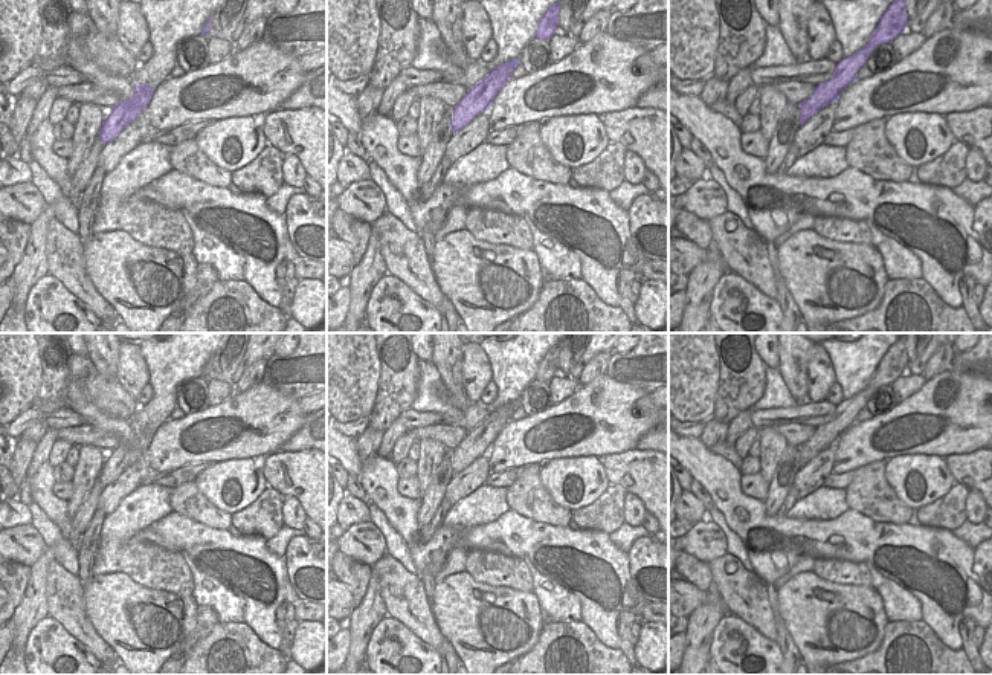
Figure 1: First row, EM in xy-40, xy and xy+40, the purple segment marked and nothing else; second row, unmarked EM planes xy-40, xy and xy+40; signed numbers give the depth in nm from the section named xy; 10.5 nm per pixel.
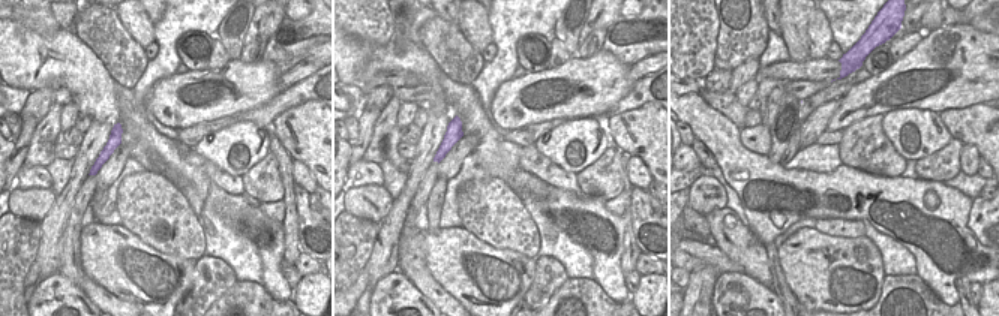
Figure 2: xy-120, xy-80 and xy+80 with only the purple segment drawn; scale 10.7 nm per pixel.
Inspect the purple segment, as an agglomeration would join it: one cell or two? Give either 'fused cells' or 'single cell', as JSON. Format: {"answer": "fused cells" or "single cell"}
{"answer": "fused cells"}

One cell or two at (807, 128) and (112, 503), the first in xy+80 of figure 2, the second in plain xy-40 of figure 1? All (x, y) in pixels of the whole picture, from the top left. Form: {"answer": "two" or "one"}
{"answer": "one"}

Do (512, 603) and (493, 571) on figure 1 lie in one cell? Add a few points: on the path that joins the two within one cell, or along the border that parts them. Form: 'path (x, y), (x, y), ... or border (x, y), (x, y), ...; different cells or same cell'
border (467, 571), (481, 582), (531, 591); different cells

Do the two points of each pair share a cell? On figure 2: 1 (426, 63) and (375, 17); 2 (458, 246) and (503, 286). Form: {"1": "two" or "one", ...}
{"1": "two", "2": "one"}

